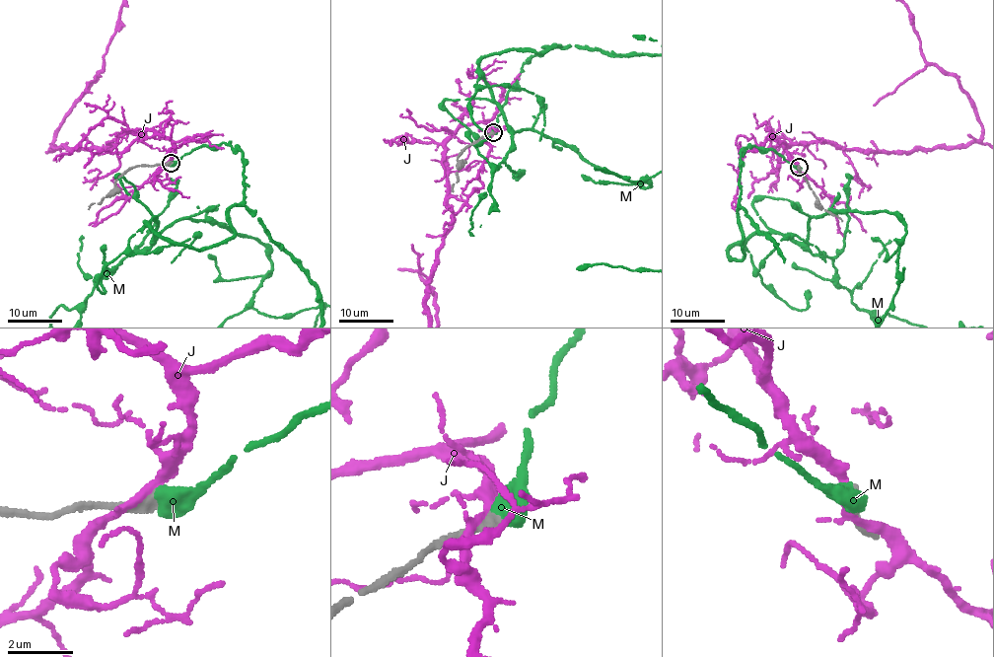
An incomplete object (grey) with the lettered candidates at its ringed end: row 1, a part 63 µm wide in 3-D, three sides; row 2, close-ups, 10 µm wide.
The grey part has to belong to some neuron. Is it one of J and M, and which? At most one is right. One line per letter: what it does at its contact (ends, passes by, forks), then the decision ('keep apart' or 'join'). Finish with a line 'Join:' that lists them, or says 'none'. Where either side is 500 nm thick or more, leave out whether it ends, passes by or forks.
J: it forks | keep apart
M: join
Join: M

